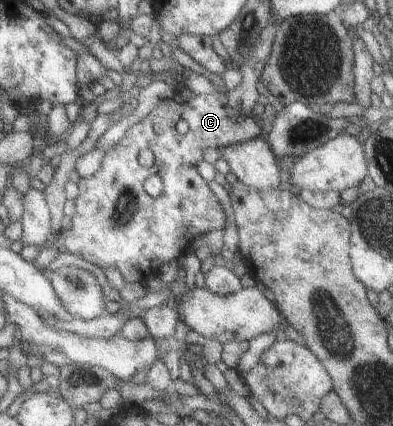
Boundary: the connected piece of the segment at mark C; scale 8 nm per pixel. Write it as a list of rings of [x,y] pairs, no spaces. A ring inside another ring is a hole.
[[[218,92],[196,94],[190,101],[177,103],[168,97],[158,101],[156,106],[138,123],[134,123],[122,135],[115,145],[111,146],[103,159],[100,159],[100,169],[89,178],[76,181],[79,193],[76,197],[76,209],[72,213],[71,228],[63,230],[59,253],[76,255],[105,270],[108,267],[118,269],[124,282],[143,283],[148,276],[155,275],[158,267],[176,260],[195,237],[224,228],[224,214],[217,198],[208,185],[200,177],[196,162],[201,159],[206,147],[217,147],[243,142],[260,133],[260,123],[255,123],[252,116],[238,113],[227,104],[224,94]],[[184,119],[188,124],[186,133],[178,133],[174,127]],[[141,149],[150,149],[154,155],[152,169],[138,163],[138,153]],[[158,175],[162,180],[162,191],[156,197],[144,192],[142,183],[147,177]]]

